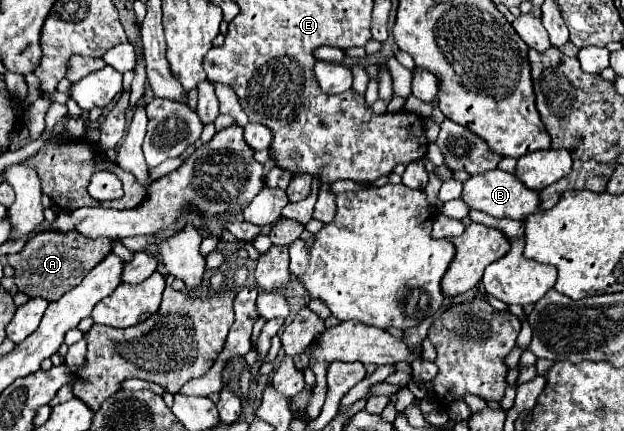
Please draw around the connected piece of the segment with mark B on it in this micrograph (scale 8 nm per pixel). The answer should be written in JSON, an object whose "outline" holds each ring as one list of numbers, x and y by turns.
{"outline":[[491,170,485,174,473,174,469,180,463,182,463,202,473,208,481,210,495,218,515,218,525,220,529,214,539,212,539,196,535,190,523,186,515,174,503,172,503,170]]}

